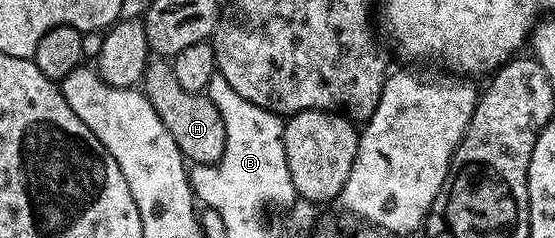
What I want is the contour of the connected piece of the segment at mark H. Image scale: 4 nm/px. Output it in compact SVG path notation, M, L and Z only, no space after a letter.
M150 60L145 69L143 92L190 164L211 165L222 157L226 149L226 128L218 108L211 103L206 94L184 90L176 80L173 66L168 60Z

